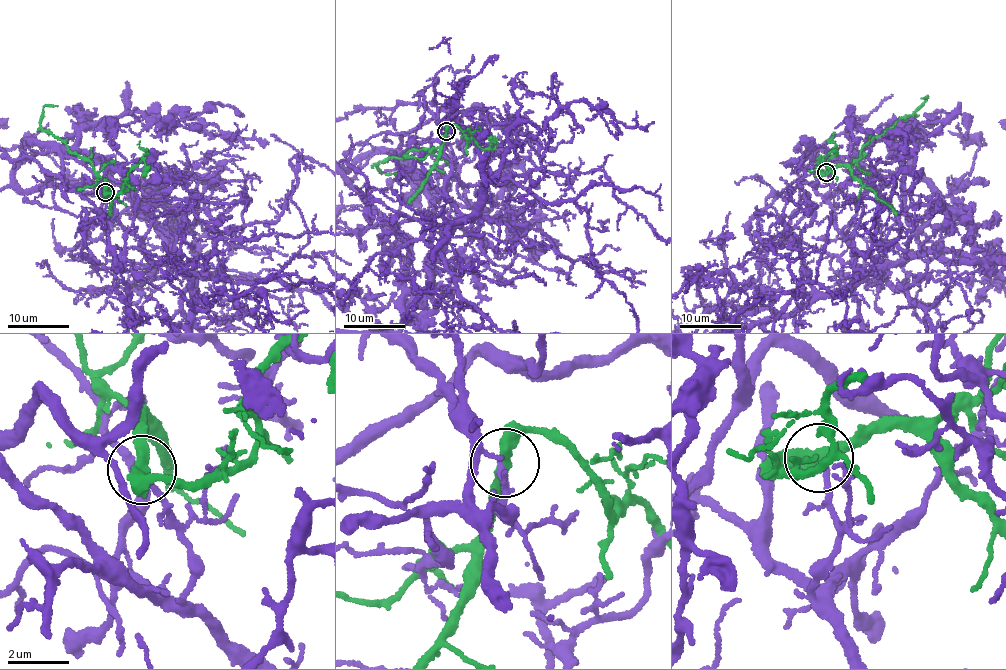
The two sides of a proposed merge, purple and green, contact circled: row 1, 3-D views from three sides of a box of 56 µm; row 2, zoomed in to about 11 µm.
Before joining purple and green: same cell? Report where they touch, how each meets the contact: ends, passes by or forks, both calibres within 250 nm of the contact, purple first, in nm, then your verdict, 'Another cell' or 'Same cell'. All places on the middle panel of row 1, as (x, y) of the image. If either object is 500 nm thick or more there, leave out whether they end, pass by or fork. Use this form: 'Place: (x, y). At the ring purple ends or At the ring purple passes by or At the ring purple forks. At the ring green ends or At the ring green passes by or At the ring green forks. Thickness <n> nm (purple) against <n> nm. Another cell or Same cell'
Place: (446, 131). At the ring purple ends. At the ring green passes by. Thickness 200 nm (purple) against 420 nm. Another cell

